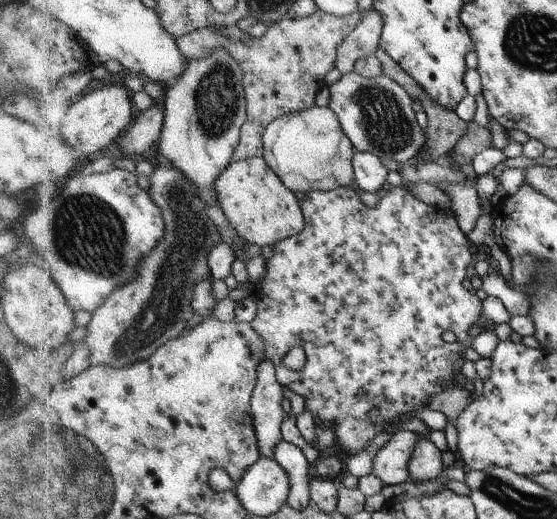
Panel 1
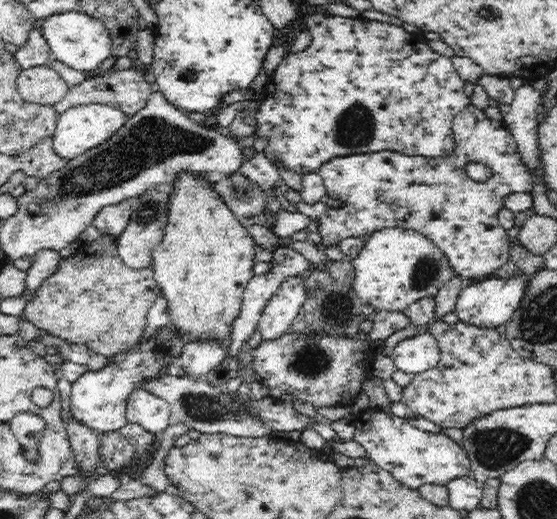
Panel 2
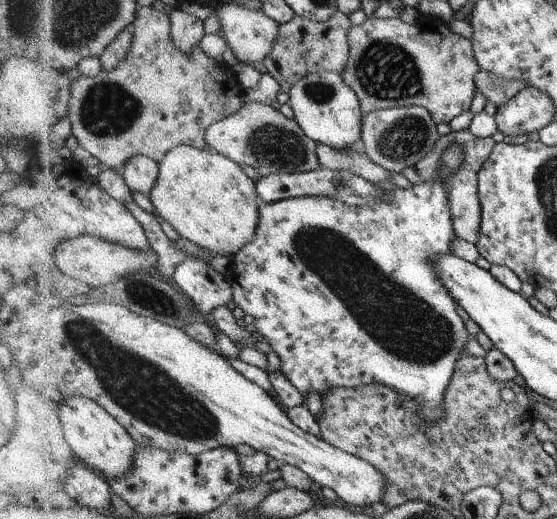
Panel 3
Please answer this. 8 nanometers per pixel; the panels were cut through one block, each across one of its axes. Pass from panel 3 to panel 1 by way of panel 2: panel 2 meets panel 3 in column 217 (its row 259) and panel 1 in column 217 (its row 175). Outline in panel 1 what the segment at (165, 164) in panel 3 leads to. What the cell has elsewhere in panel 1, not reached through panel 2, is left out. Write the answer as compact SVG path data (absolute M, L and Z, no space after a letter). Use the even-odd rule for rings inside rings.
M265 156L233 161L216 182L216 192L232 227L251 244L275 247L304 229L305 217L296 196L272 170Z

